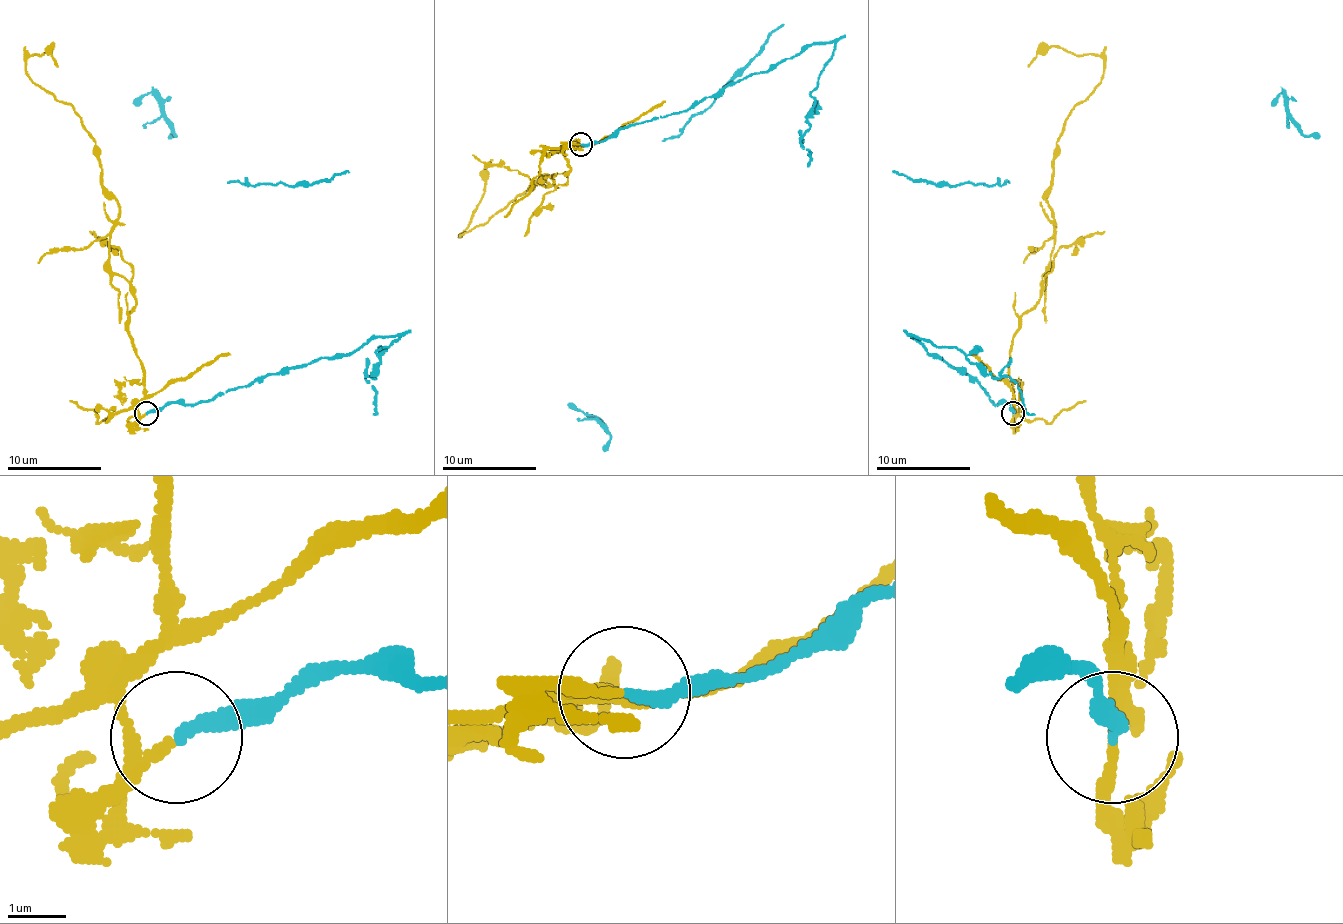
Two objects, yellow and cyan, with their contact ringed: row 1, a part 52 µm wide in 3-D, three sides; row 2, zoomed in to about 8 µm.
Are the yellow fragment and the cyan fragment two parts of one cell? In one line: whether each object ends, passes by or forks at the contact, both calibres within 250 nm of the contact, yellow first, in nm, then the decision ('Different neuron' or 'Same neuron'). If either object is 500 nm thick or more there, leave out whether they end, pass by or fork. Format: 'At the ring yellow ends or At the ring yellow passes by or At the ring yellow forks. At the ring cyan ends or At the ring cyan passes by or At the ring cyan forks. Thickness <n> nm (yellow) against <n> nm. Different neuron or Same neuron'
At the ring yellow passes by. At the ring cyan ends. Thickness 140 nm (yellow) against 240 nm. Different neuron

